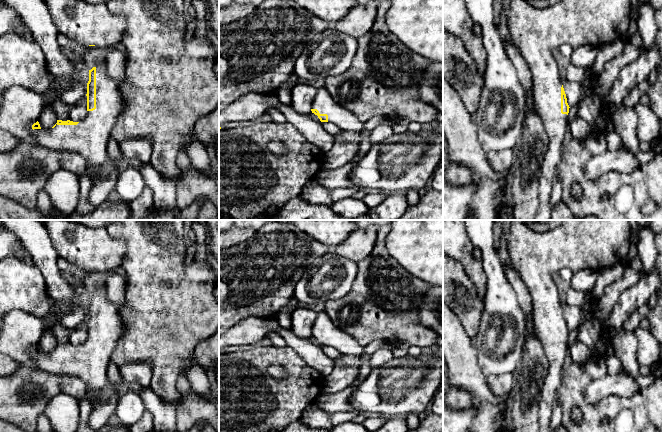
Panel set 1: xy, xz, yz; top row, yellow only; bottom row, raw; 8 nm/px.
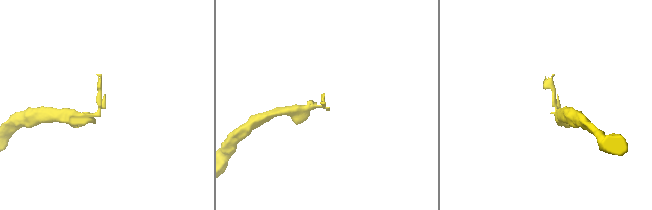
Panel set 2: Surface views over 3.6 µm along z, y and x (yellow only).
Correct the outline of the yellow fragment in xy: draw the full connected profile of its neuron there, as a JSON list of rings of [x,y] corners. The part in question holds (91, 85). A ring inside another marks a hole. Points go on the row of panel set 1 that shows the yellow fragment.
[[[99,62],[89,70],[86,96],[88,113],[84,120],[57,120],[48,131],[43,130],[37,121],[32,125],[33,136],[40,147],[80,154],[105,177],[108,140],[117,117],[123,111],[123,99],[117,83],[107,73],[107,63]]]

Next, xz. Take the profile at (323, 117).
[[[324,87],[318,89],[312,102],[311,111],[321,122],[331,122],[342,131],[361,131],[362,123],[352,112],[339,106]]]

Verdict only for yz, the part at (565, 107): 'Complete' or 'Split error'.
Split error

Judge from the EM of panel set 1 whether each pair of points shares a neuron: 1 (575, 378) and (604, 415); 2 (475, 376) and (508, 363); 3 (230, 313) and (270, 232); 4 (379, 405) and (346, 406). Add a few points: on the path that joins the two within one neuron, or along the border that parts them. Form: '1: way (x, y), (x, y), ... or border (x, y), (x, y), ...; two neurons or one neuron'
1: way (575, 390), (575, 397), (592, 414); one neuron
2: border (476, 350), (476, 363), (486, 376); two neurons
3: way (235, 293), (270, 258), (270, 252); one neuron
4: border (357, 386), (350, 397), (350, 403), (356, 410); two neurons

